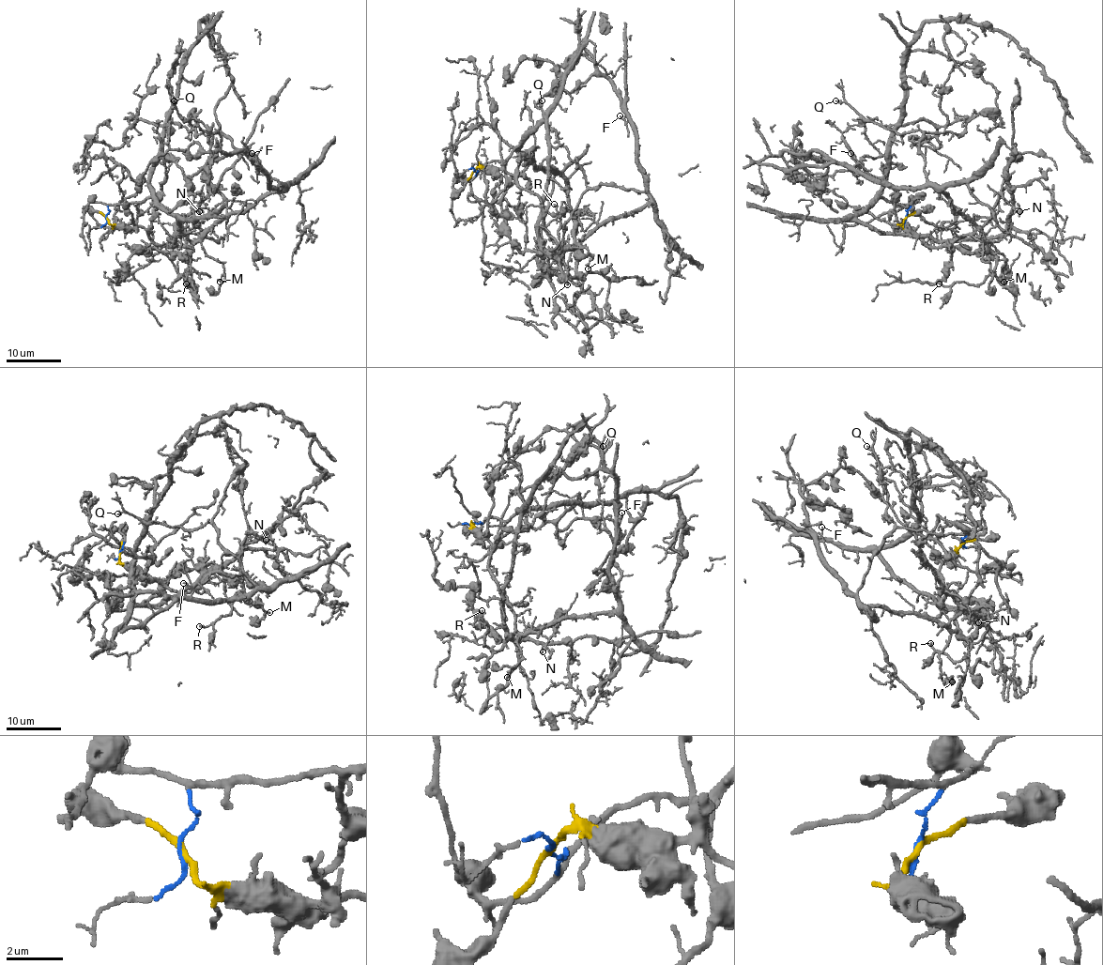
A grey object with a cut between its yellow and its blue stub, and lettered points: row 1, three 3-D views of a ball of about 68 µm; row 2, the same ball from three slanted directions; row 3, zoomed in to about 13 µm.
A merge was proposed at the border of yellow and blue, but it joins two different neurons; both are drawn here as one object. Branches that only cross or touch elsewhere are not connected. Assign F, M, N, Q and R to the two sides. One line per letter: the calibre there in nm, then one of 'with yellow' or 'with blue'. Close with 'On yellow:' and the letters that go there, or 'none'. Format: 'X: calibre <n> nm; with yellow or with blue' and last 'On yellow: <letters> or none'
F: calibre 90 nm; with yellow
M: calibre 110 nm; with yellow
N: calibre 130 nm; with yellow
Q: calibre 70 nm; with yellow
R: calibre 150 nm; with yellow
On yellow: F, M, N, Q, R

